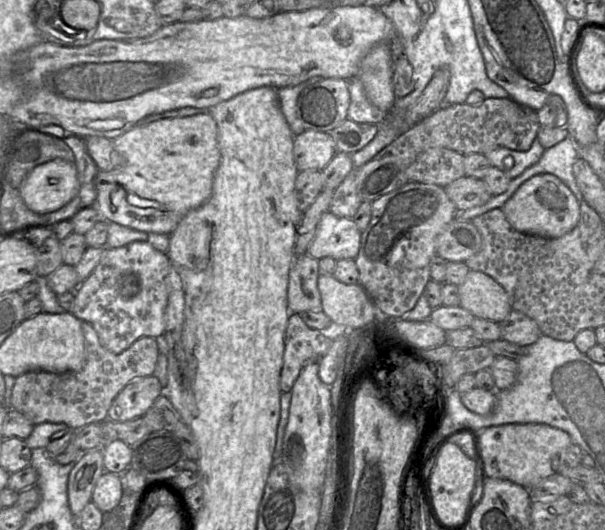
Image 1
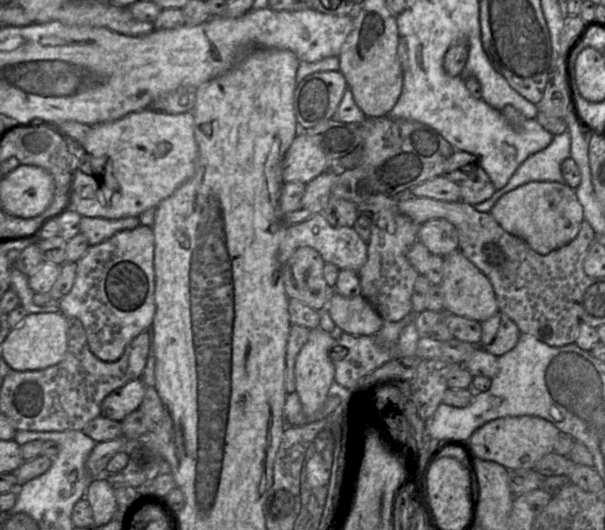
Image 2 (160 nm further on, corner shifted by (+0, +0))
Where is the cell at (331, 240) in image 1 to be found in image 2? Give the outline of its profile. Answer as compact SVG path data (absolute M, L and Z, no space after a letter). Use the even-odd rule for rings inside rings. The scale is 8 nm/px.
M318 213L309 219L287 226L286 234L280 244L277 259L284 265L297 248L309 246L320 253L323 260L334 264L340 270L347 269L358 273L367 261L367 242L365 242L353 227L333 227Z

